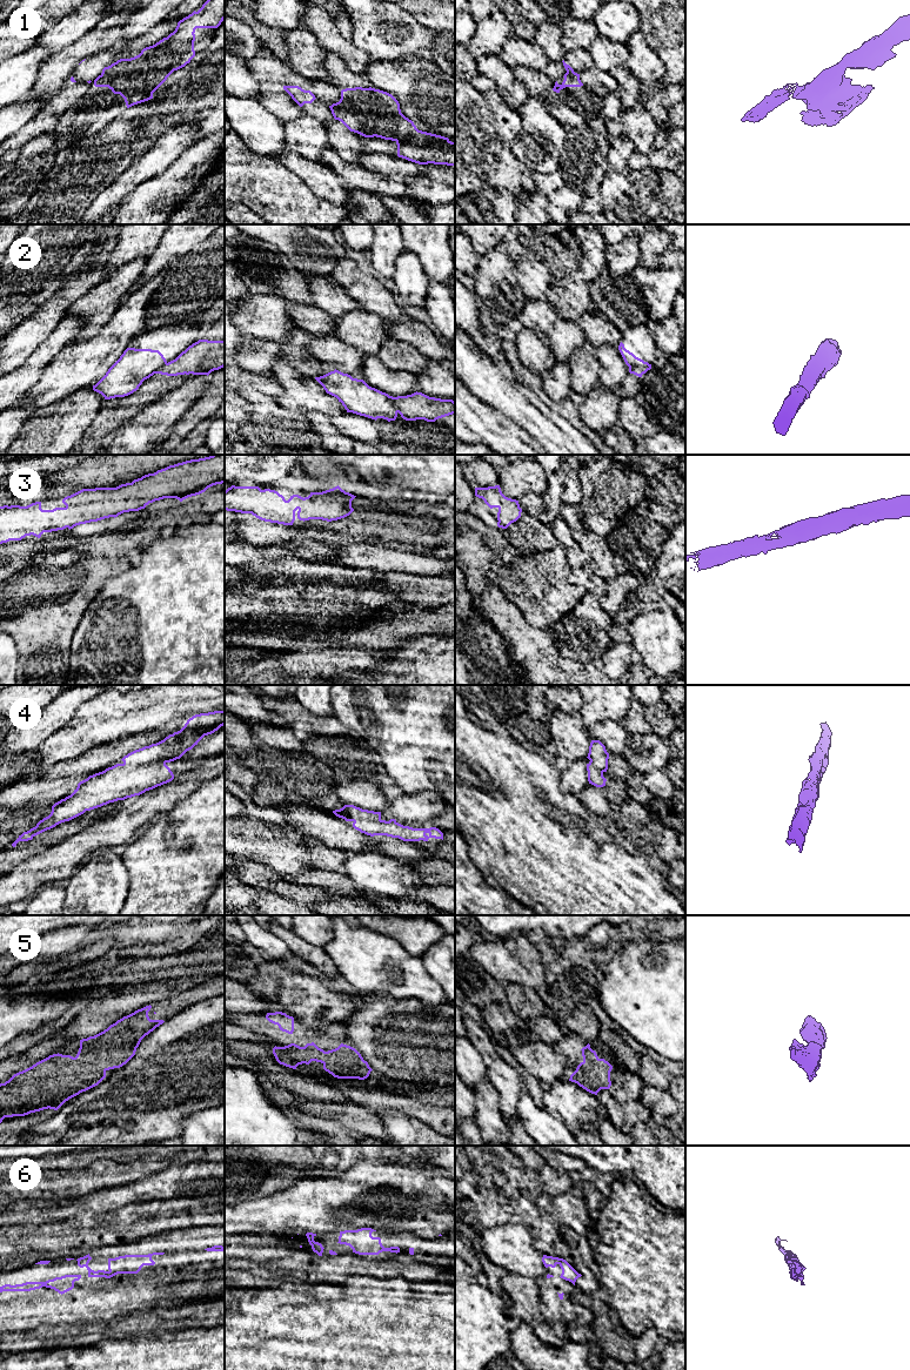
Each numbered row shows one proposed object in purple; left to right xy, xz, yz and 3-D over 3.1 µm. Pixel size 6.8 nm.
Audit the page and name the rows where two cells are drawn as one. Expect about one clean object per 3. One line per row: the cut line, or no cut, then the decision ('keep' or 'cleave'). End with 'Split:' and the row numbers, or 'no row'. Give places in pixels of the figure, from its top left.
1: cut in xy along (107, 67), (96, 79); cleave
2: cut in xz along (393, 397), (393, 404), (397, 411); cleave
3: no cut; keep
4: no cut; keep
5: no cut; keep
6: no cut; keep
Split: 1, 2

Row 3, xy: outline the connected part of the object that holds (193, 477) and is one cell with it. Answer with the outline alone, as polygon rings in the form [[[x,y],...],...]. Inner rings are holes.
[[[212,455],[169,465],[116,488],[82,489],[62,499],[65,508],[42,510],[41,502],[27,506],[4,505],[0,506],[0,544],[115,518],[163,498],[182,502],[222,483],[225,455]]]

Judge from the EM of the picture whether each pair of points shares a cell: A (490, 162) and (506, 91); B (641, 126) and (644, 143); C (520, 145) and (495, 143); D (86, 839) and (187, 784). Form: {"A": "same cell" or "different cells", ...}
{"A": "different cells", "B": "same cell", "C": "different cells", "D": "same cell"}

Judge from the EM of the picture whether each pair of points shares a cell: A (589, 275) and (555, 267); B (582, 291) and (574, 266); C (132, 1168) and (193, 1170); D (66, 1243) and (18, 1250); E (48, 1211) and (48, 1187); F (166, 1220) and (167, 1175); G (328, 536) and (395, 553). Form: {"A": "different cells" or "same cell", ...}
{"A": "same cell", "B": "different cells", "C": "different cells", "D": "same cell", "E": "different cells", "F": "different cells", "G": "different cells"}

